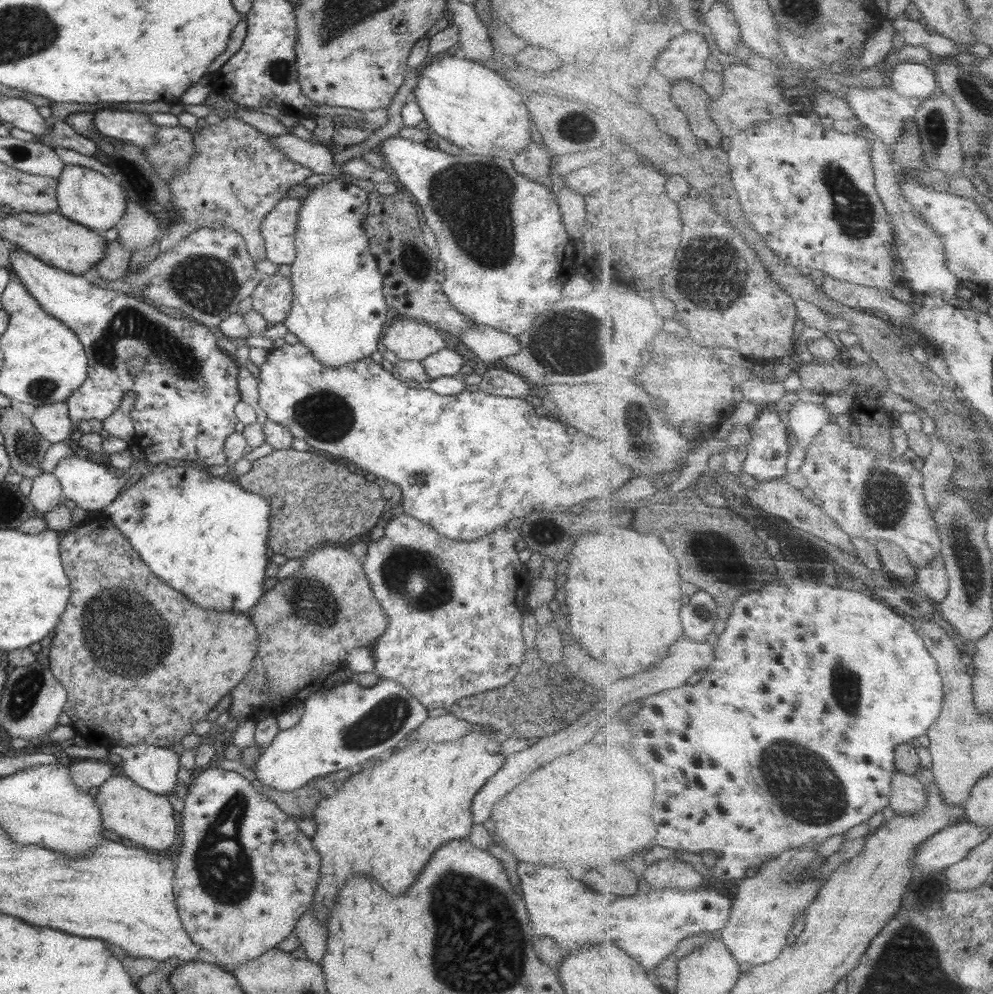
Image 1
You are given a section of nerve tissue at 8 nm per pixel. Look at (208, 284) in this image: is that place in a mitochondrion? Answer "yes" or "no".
yes

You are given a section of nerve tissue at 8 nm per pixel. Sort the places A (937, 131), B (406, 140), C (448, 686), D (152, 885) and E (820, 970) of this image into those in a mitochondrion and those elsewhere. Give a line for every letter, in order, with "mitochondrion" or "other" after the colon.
A: other
B: other
C: other
D: other
E: other

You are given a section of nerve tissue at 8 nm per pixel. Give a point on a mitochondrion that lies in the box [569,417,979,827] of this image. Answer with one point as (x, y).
(886, 496)

